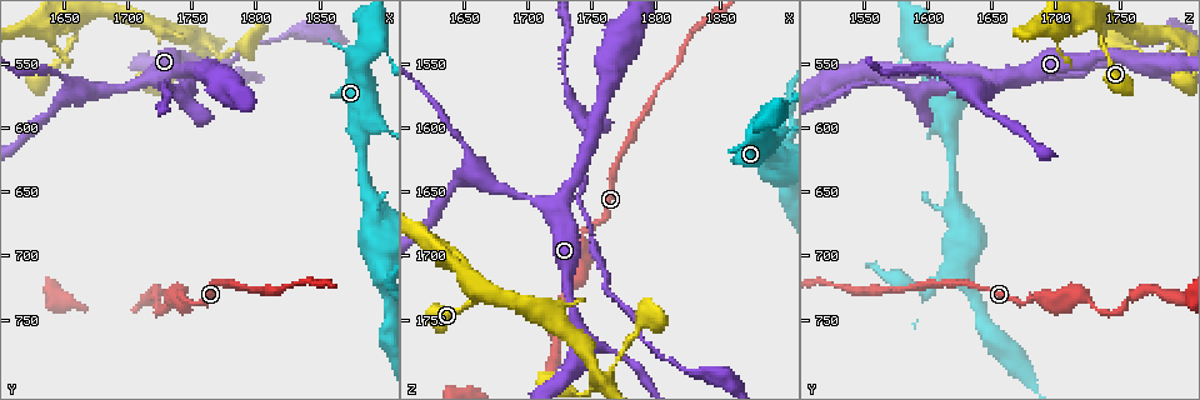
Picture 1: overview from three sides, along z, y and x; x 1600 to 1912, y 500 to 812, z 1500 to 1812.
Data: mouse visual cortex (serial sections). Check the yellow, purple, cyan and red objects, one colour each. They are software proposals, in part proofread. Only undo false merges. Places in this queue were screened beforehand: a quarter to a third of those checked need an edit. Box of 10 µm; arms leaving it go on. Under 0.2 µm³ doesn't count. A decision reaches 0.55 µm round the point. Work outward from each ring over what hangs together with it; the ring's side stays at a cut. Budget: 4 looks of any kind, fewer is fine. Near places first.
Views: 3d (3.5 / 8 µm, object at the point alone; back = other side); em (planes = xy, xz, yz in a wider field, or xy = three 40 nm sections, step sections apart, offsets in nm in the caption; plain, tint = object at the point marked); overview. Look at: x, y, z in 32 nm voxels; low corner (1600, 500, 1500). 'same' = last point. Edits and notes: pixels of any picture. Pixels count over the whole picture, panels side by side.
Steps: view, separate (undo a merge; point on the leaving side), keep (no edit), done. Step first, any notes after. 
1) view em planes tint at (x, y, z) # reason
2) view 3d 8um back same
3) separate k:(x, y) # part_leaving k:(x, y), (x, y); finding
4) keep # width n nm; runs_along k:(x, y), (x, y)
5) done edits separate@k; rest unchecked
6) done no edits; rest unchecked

view 3d 3.5um at (1658, 522, 1732) # sharp bend

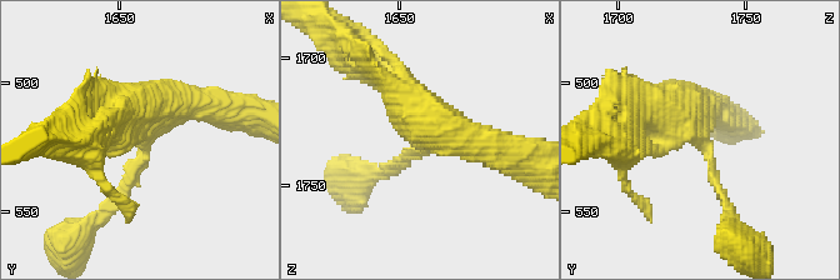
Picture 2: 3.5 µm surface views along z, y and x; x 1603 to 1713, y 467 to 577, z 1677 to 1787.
view em xy step 2 tint at (1659, 523, 1735) # need the tissue

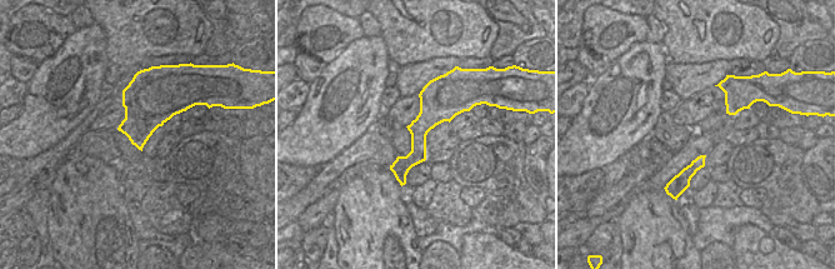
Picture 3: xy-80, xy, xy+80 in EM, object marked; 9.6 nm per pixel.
keep # runs_along 3:(436, 85), (403, 180); all the same cell

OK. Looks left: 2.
view 3d 3.5um at (1726, 560, 1658) # abrupt turn

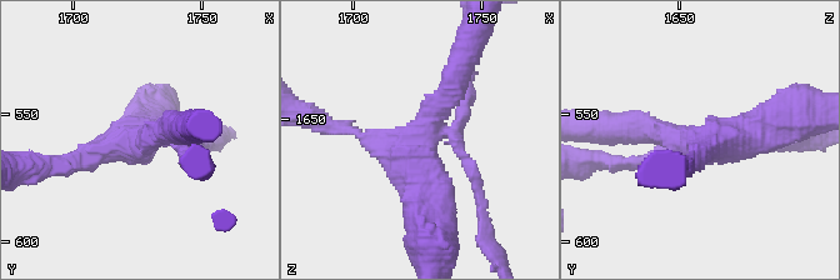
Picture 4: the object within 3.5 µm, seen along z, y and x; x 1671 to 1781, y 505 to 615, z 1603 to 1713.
view em xy step 5 tint at (1726, 561, 1658) # arms 4; arm_widths 150, 150, 300, 500 nm; need the tissue

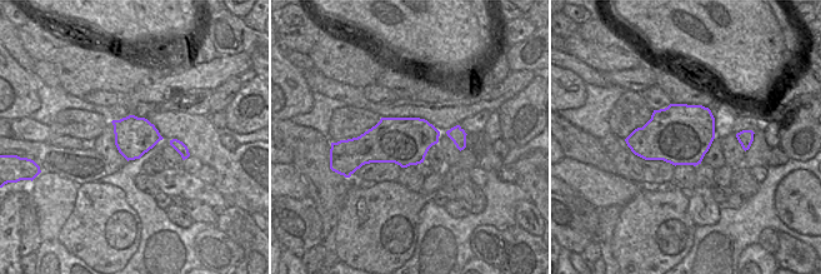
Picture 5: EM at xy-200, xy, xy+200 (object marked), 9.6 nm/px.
separate 4:(474, 170) # a second cell is stuck on

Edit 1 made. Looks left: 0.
done edits separate@4; rest unchecked

